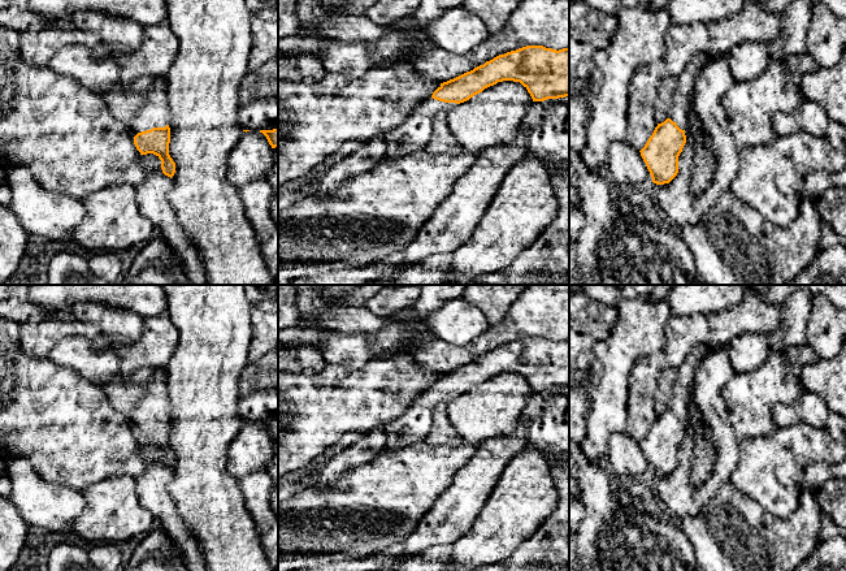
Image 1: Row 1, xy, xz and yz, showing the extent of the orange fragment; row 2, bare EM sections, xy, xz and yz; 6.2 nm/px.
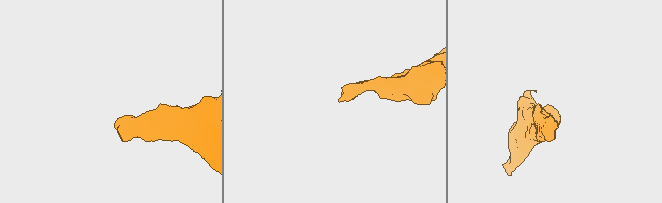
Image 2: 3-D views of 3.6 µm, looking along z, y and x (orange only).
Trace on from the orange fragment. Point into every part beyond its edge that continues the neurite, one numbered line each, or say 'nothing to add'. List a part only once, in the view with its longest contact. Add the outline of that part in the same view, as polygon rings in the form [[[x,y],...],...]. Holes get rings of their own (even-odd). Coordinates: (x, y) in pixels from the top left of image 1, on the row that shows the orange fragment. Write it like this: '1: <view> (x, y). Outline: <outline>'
1: xy (155, 113). Outline: [[[155,75],[153,83],[147,92],[147,100],[133,118],[129,129],[135,137],[138,133],[153,127],[165,127],[169,120],[170,111],[166,100],[166,78],[165,75]]]

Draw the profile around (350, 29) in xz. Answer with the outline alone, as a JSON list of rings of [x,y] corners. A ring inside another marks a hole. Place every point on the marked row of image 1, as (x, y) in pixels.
[[[335,13],[321,23],[326,36],[344,43],[372,43],[389,34],[394,26],[377,25],[366,16]]]

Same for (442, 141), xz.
[[[441,111],[435,114],[431,125],[431,137],[424,151],[435,155],[442,153],[451,156],[457,156],[464,152],[463,146],[459,144],[447,125],[447,112]]]

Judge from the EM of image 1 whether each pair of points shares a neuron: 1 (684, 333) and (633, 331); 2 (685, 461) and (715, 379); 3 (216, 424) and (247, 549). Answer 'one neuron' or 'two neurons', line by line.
1: two neurons
2: one neuron
3: one neuron

